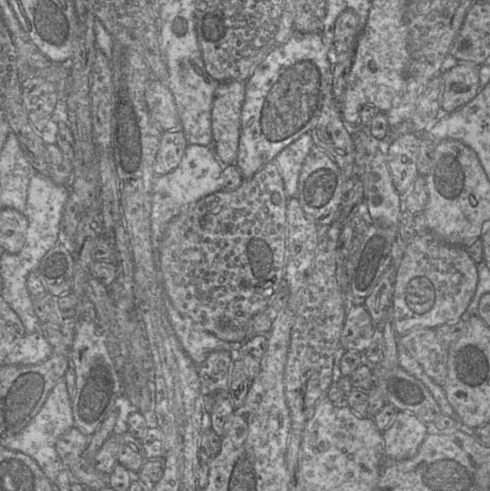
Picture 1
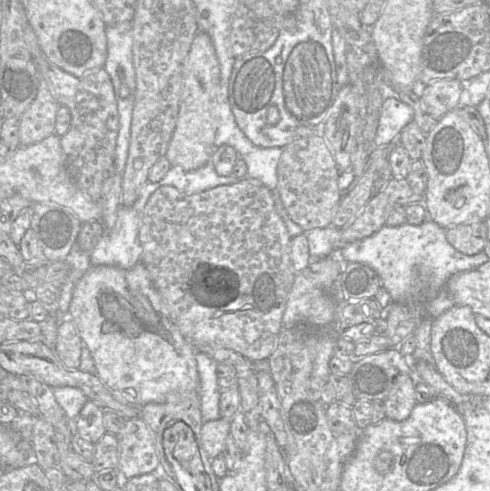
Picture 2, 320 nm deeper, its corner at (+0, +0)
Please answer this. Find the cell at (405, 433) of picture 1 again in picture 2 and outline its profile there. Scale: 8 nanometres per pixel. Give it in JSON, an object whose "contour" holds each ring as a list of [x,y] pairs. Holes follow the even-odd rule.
{"contour":[[[414,374],[399,375],[389,396],[384,400],[386,418],[395,421],[406,420],[415,405],[416,377]]]}

